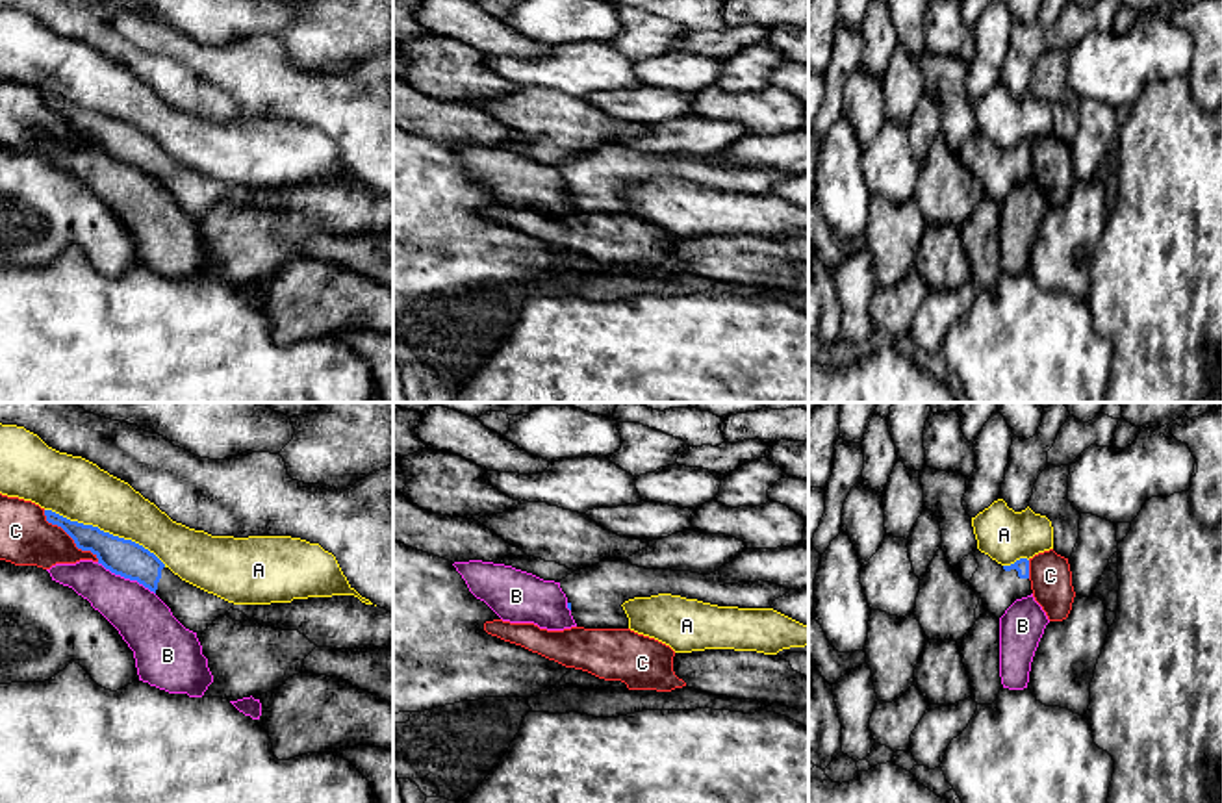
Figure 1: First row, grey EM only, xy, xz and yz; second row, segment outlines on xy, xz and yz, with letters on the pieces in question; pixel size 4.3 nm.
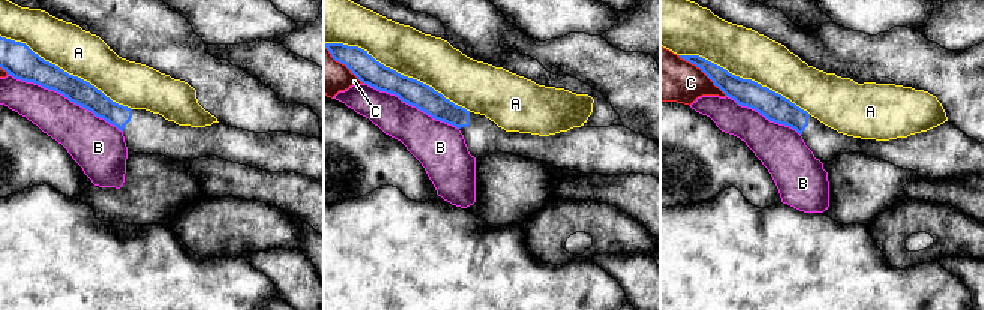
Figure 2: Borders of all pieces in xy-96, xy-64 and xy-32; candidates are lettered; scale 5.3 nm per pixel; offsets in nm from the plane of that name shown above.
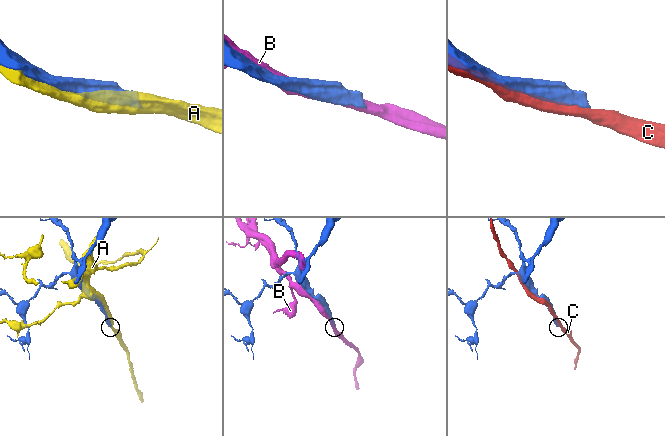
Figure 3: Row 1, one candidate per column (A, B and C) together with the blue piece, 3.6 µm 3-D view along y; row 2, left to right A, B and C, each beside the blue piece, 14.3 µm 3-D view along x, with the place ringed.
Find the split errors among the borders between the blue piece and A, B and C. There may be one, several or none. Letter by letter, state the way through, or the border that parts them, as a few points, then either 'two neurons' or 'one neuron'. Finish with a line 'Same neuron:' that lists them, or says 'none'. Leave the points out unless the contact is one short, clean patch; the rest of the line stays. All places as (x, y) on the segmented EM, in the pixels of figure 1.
A: two neurons
B: two neurons
C: two neurons
Same neuron: none

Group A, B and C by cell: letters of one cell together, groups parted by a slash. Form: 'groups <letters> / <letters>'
groups A / B / C

